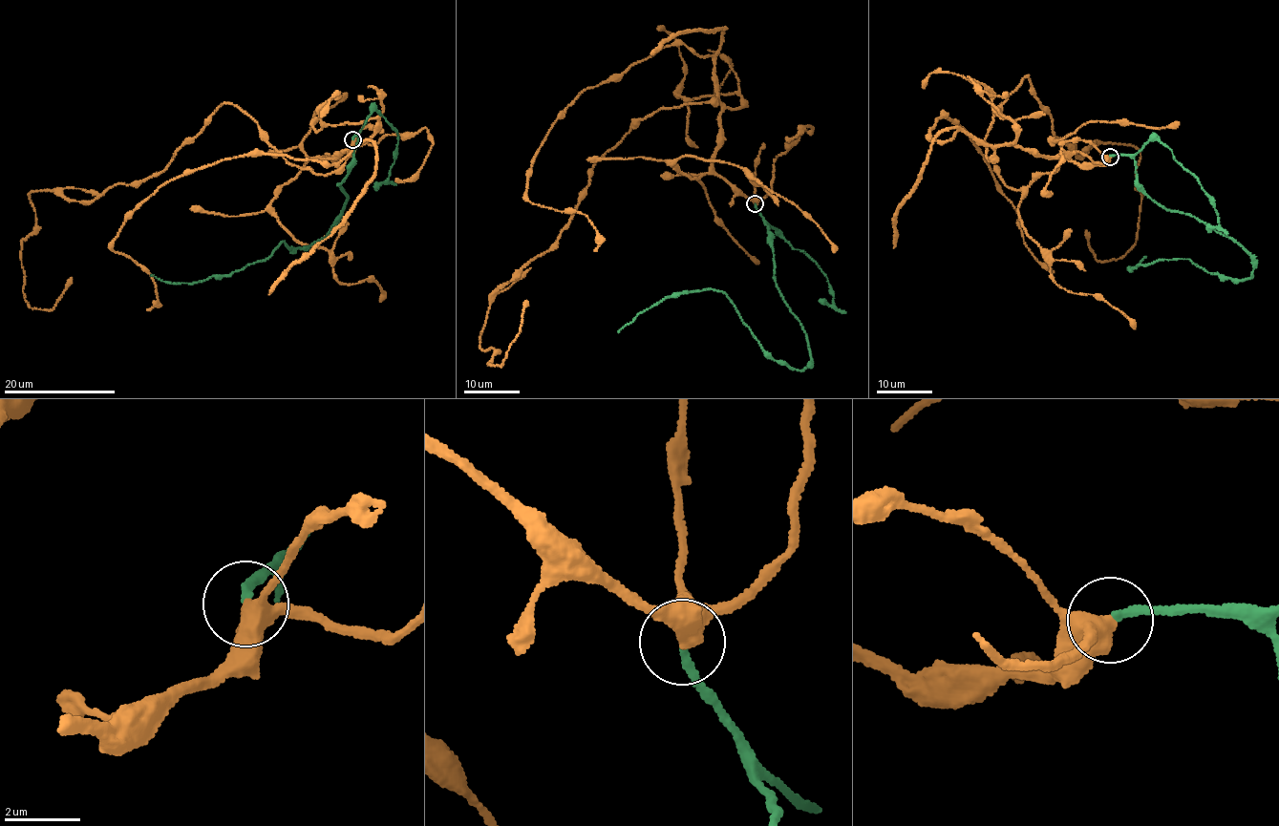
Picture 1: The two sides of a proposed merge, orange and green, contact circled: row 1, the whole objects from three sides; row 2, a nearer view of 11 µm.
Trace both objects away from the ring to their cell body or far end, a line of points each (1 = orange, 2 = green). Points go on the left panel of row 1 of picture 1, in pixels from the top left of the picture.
1: (352, 139), (315, 175), (225, 103), (157, 174), (89, 201), (31, 191), (24, 297), (51, 309), (72, 277)
2: (352, 139), (338, 184), (347, 198), (324, 237), (289, 249), (282, 241), (266, 259), (196, 282), (150, 274)

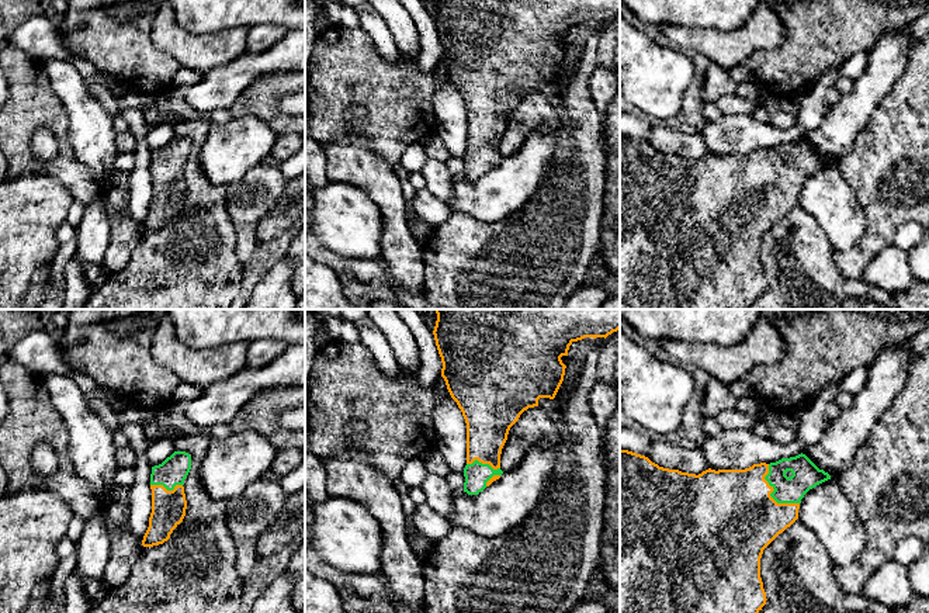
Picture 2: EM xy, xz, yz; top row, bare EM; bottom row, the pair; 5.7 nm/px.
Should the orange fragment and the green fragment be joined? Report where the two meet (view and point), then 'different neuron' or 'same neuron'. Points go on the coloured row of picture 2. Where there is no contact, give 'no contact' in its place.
yz (770, 492) | same neuron

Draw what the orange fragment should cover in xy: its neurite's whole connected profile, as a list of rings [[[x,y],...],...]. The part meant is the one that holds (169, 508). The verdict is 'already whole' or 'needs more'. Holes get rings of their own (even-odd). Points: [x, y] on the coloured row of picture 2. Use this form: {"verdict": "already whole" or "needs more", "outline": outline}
{"verdict": "needs more", "outline": [[[174,451],[162,464],[152,467],[152,513],[143,547],[163,544],[183,522],[187,509],[183,485],[190,470],[191,456],[186,451]]]}

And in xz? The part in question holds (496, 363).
{"verdict": "needs more", "outline": [[[436,309],[433,330],[441,357],[441,377],[467,423],[467,465],[464,492],[478,495],[499,479],[500,454],[510,427],[528,408],[538,406],[540,398],[554,399],[565,375],[561,357],[569,346],[585,337],[607,337],[620,329],[620,309]]]}

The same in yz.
{"verdict": "needs more", "outline": [[[620,450],[620,613],[759,613],[767,600],[760,578],[763,550],[798,519],[804,495],[828,479],[831,475],[803,453],[770,464],[753,464],[745,470],[708,468],[696,475],[659,467],[645,456]]]}

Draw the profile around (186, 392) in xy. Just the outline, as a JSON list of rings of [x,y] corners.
[[[180,382],[174,391],[174,398],[177,401],[188,404],[190,401],[195,399],[201,392],[202,389],[200,387]]]

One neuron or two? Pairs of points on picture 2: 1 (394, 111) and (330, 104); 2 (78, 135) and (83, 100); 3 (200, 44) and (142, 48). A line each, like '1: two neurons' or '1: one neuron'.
1: one neuron
2: one neuron
3: two neurons

